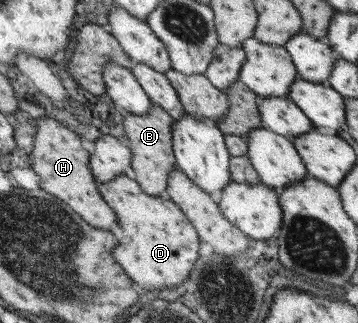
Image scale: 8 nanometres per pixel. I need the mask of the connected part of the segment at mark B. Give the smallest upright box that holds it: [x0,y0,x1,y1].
[122,105,176,196]

